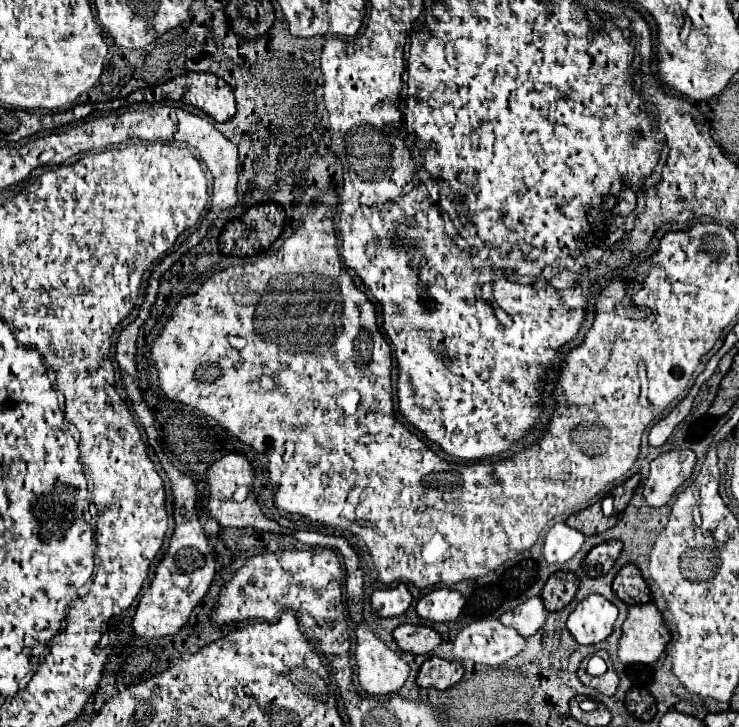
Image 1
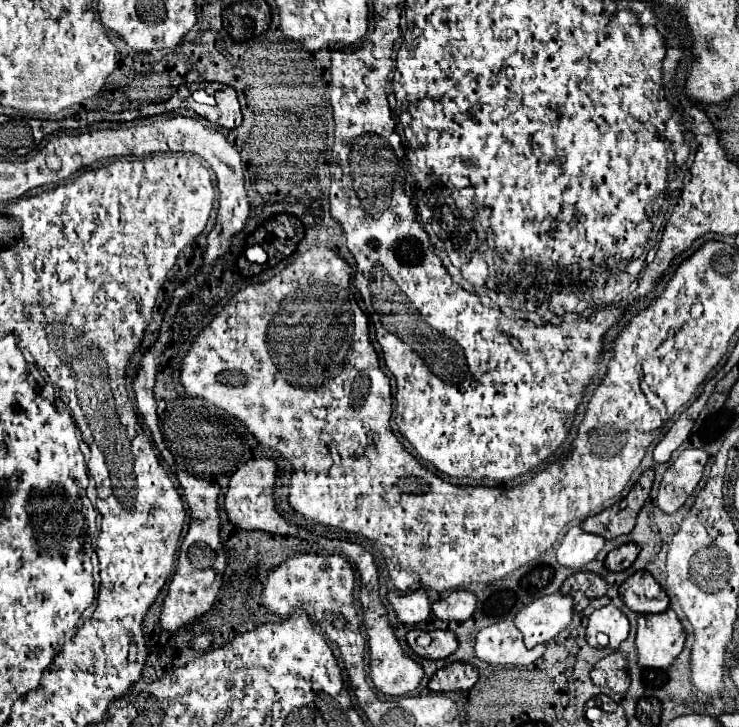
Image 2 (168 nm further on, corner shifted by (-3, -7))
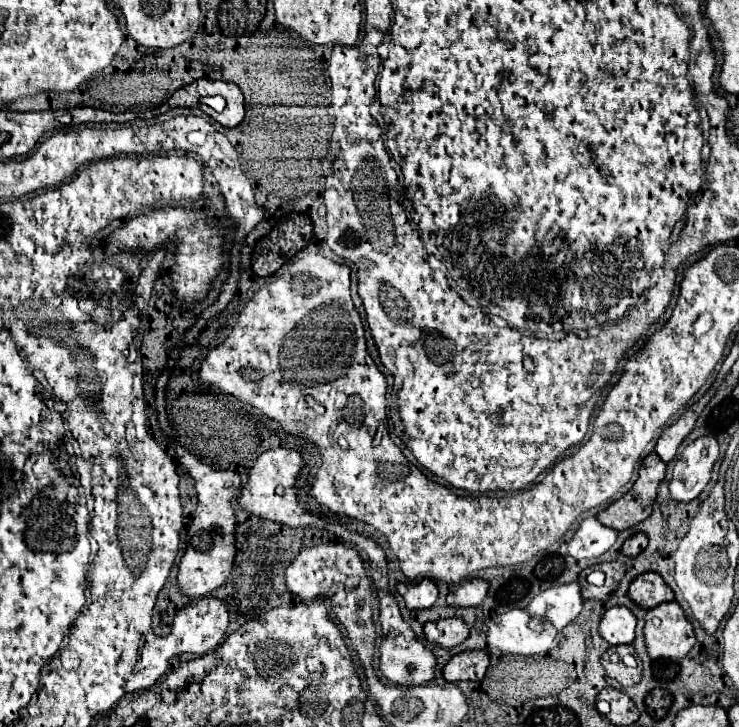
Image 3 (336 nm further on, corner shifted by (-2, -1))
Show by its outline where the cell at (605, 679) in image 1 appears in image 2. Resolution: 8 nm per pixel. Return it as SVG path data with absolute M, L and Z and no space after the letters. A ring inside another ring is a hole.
M614 651L594 665L590 677L600 687L608 687L614 693L626 693L630 685L628 661L620 651Z

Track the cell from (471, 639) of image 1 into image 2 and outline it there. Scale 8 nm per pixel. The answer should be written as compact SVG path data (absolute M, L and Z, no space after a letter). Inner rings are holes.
M500 621L476 635L476 655L478 659L490 665L518 665L528 667L532 665L542 653L544 645L534 647L528 651L522 641L522 633L516 629L512 621Z

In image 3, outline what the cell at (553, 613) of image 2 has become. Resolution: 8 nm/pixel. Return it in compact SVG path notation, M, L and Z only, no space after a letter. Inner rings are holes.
M579 583L557 585L541 591L527 607L529 613L529 629L543 629L543 623L549 621L557 631L561 631L567 623L571 623L581 613L581 593Z

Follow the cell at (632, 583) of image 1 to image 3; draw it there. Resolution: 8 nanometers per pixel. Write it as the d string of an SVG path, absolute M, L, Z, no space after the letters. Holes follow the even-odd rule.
M645 571L629 585L629 599L641 609L653 609L659 603L673 601L673 591L655 571Z

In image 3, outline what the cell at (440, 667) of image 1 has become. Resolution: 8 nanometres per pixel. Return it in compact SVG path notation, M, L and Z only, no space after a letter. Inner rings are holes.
M463 651L453 655L443 667L443 679L453 681L479 681L489 665L489 655L485 651Z

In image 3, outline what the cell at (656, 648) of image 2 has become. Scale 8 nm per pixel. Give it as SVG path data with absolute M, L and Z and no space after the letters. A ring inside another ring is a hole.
M677 601L649 609L643 633L651 659L681 659L695 645L693 625Z

